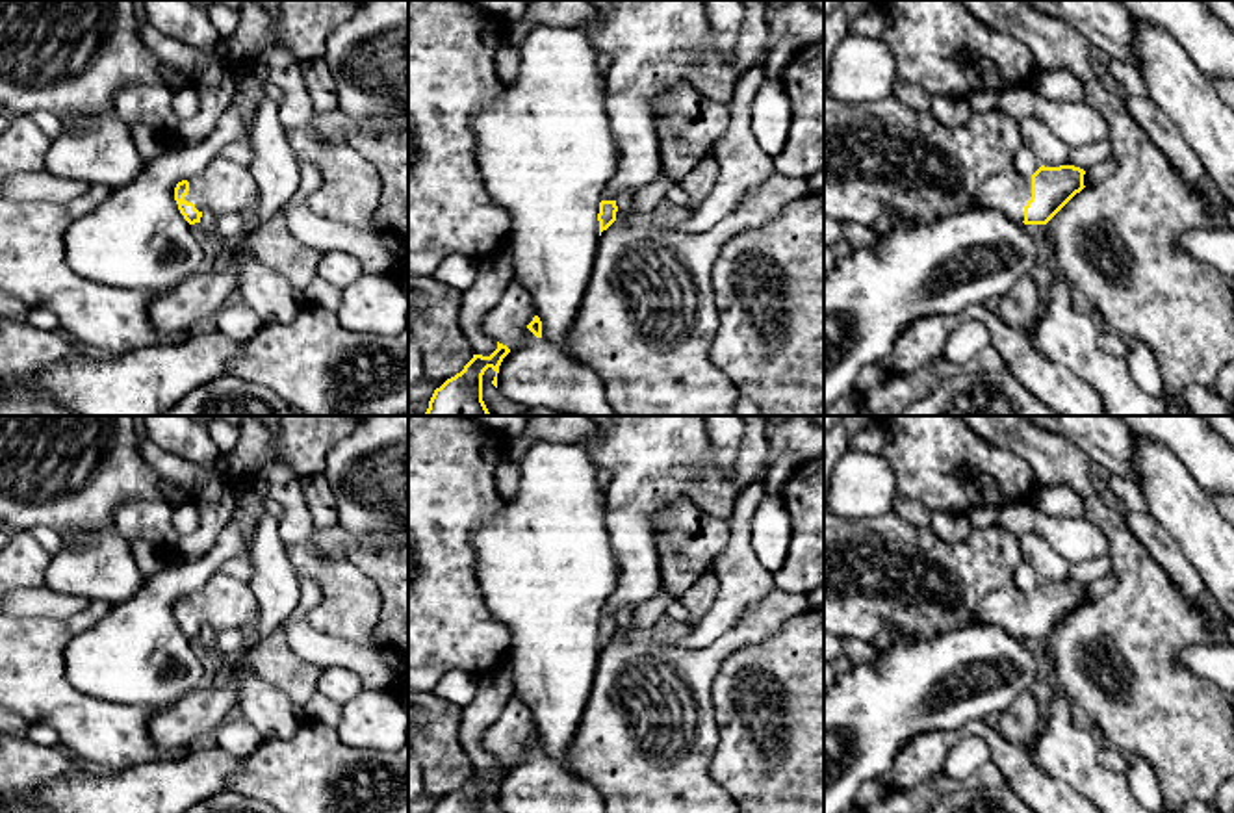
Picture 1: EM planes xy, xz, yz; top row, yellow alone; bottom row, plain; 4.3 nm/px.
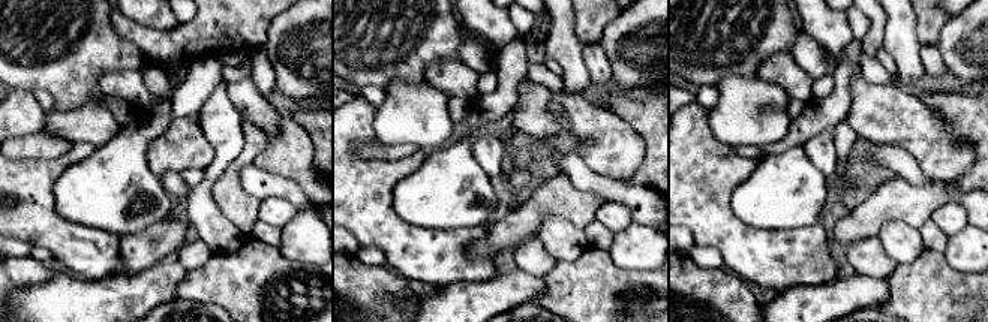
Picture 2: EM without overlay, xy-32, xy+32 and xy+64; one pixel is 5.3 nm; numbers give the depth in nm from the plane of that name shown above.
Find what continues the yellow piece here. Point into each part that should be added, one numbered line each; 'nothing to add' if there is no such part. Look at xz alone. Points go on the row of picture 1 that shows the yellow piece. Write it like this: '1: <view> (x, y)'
1: xz (652, 43)

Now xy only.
1: xy (223, 186)

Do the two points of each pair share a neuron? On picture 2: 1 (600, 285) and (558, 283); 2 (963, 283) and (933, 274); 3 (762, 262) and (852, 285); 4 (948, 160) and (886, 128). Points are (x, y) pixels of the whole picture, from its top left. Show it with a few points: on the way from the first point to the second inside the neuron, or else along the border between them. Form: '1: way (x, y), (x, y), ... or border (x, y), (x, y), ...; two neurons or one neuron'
1: way (589, 285), (568, 285); one neuron
2: way (955, 283), (940, 282); one neuron
3: border (840, 274), (825, 283), (798, 286); two neurons
4: way (933, 146), (915, 128), (901, 128); one neuron

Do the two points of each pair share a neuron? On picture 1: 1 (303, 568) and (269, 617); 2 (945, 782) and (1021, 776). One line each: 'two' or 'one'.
1: two
2: two

